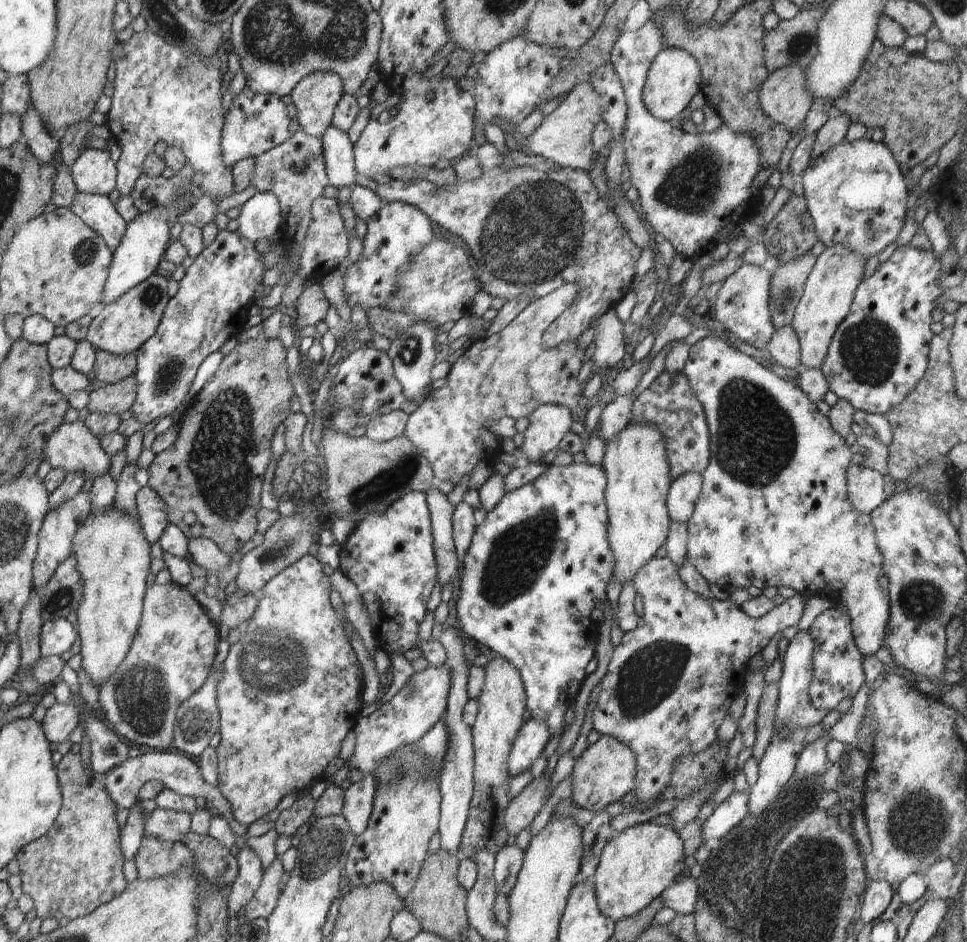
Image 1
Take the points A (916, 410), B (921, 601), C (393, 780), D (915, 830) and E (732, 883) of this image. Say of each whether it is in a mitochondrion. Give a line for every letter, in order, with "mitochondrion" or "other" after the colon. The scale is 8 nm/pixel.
A: mitochondrion
B: mitochondrion
C: mitochondrion
D: mitochondrion
E: mitochondrion

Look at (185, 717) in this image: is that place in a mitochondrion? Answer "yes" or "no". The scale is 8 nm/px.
yes

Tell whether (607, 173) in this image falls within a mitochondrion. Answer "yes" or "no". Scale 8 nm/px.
no

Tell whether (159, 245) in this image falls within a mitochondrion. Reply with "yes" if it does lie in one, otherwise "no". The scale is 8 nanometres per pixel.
no

